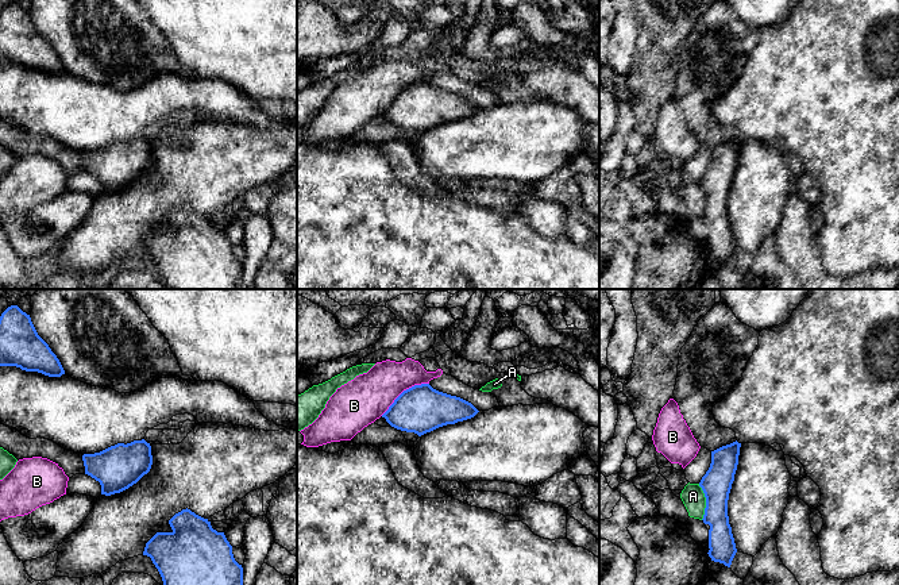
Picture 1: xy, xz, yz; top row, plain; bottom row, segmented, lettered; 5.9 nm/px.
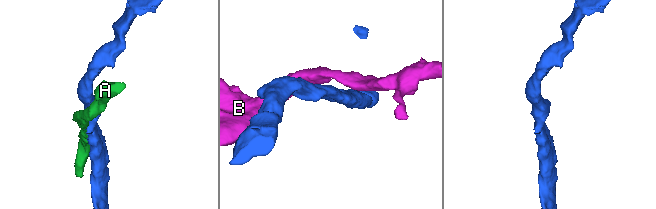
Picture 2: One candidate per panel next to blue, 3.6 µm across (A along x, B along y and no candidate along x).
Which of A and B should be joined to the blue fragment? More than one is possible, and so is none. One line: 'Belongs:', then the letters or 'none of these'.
Belongs: none of these

